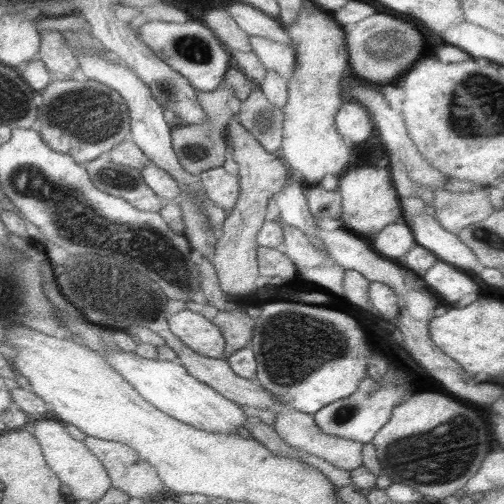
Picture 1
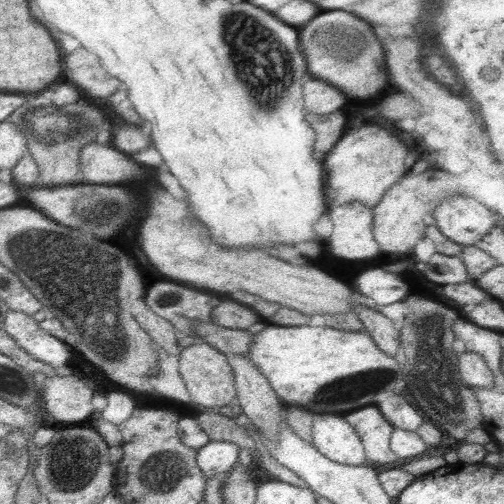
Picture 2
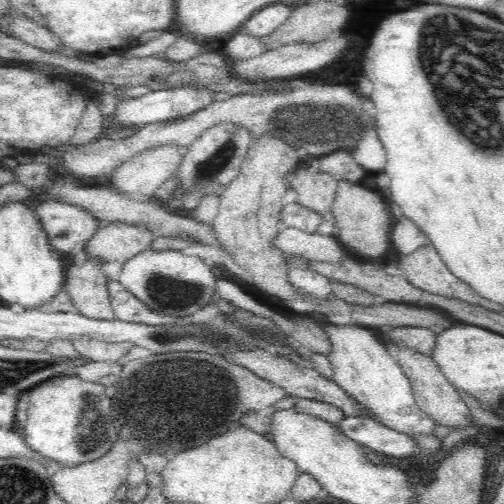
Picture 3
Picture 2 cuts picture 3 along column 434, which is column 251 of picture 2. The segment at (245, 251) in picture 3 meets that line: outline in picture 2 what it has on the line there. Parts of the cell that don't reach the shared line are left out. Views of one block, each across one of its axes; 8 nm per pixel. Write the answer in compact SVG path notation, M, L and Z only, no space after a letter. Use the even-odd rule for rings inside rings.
M221 302L219 306L215 306L211 310L211 322L215 326L223 326L223 328L231 328L231 330L247 330L249 326L261 322L259 316L255 312L251 312L249 308L237 304L237 302Z

